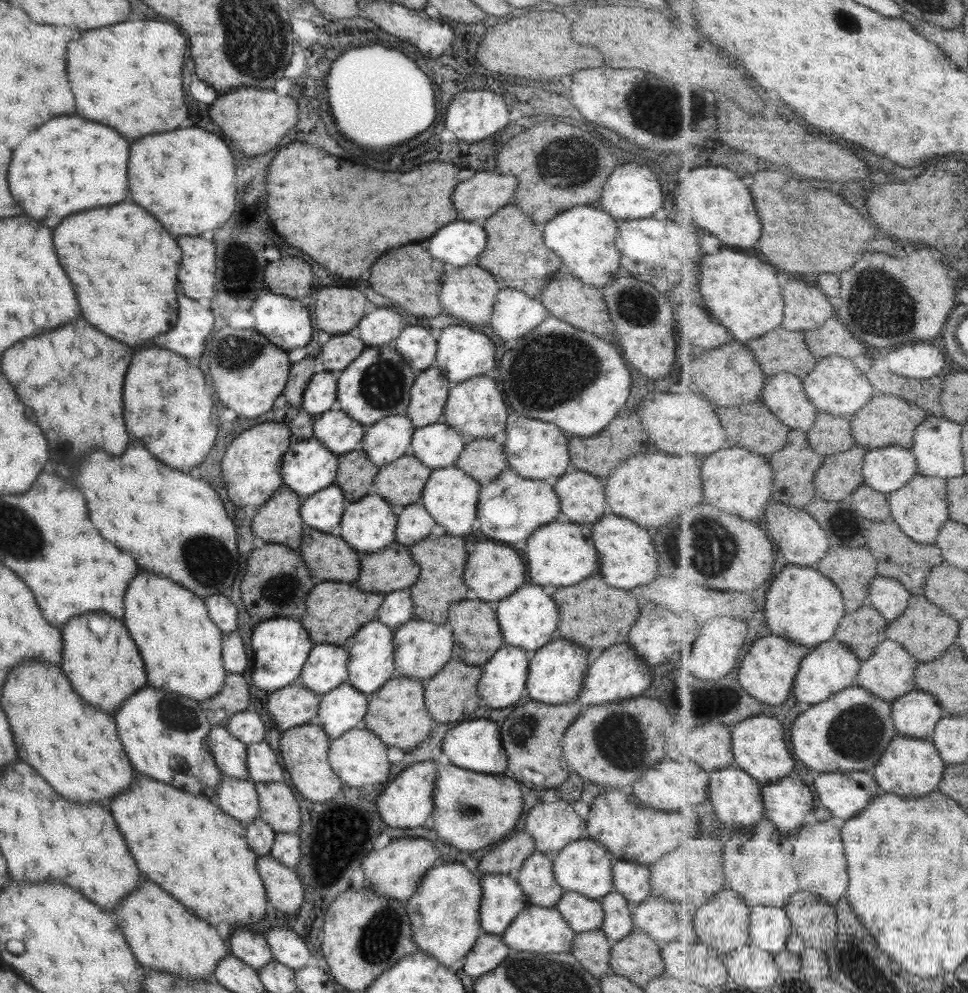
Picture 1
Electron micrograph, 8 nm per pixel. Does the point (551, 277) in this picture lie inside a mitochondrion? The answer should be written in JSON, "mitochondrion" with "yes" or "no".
{"mitochondrion":"no"}

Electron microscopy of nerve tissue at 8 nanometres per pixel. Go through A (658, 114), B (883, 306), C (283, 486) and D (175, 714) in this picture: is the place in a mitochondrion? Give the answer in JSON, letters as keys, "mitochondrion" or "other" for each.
{"A":"mitochondrion","B":"mitochondrion","C":"other","D":"mitochondrion"}

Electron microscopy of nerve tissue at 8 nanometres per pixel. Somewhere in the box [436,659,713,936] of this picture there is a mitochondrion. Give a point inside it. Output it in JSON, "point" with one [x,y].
{"point":[619,736]}

